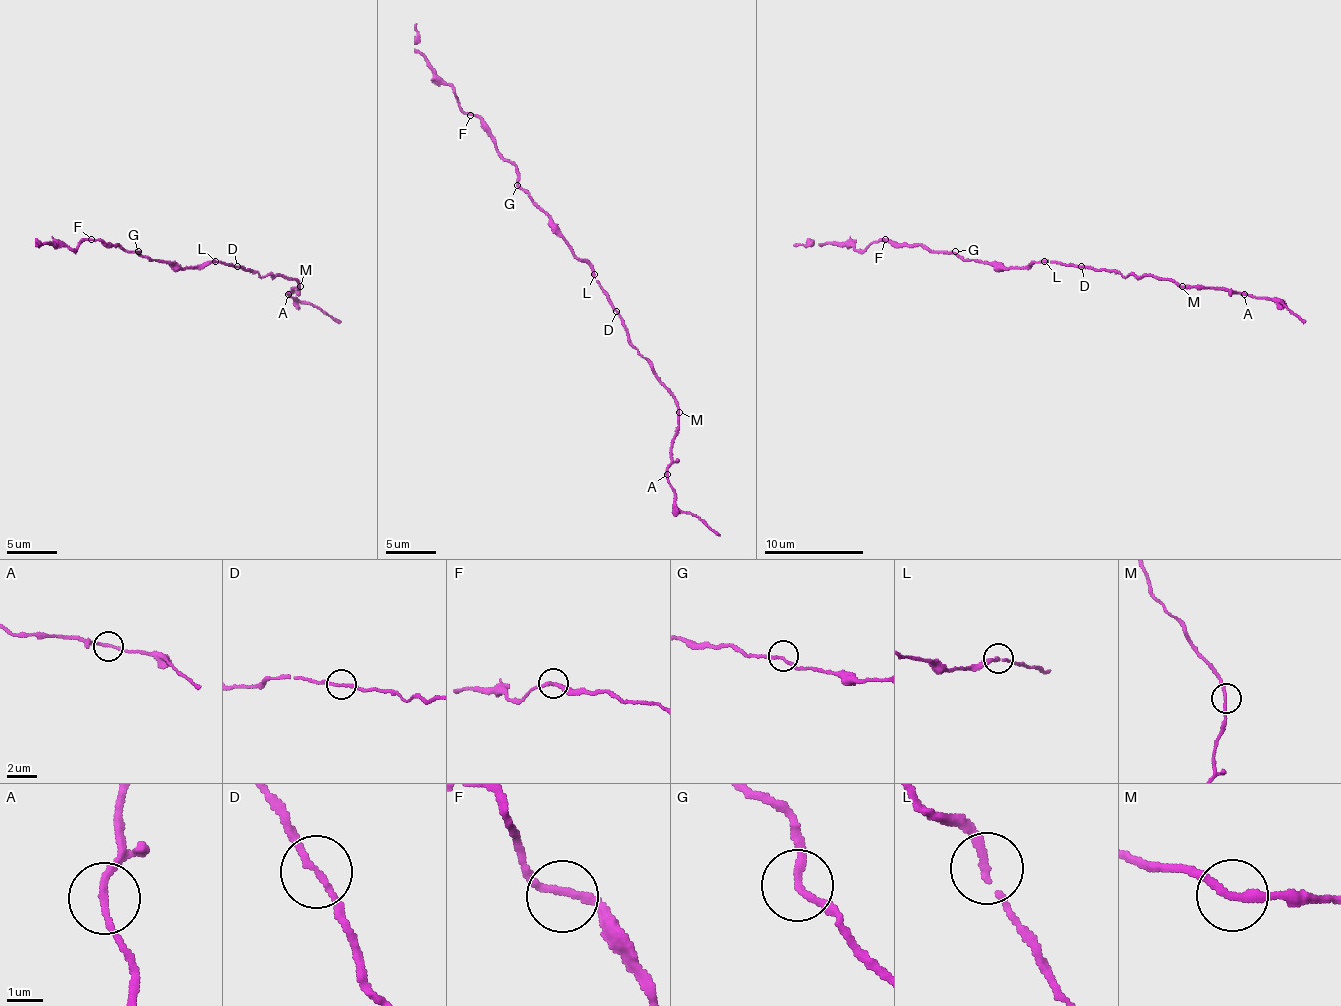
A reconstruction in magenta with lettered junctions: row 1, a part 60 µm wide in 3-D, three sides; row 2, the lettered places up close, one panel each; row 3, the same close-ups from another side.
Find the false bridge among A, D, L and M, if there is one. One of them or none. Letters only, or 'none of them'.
none of them

